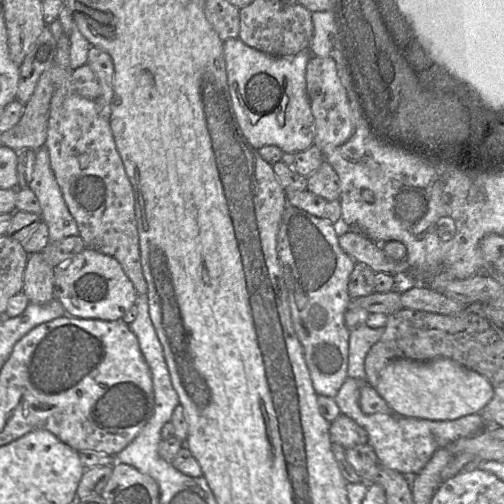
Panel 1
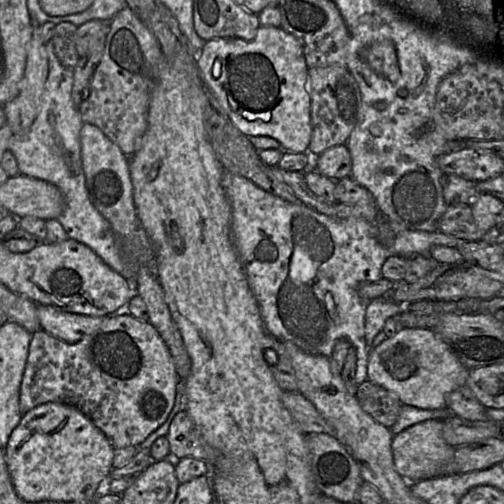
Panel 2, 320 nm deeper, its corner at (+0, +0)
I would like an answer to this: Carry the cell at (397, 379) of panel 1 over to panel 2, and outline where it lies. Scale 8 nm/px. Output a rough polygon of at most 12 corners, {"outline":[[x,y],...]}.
{"outline":[[432,329],[369,351],[367,379],[441,409],[469,371]]}

